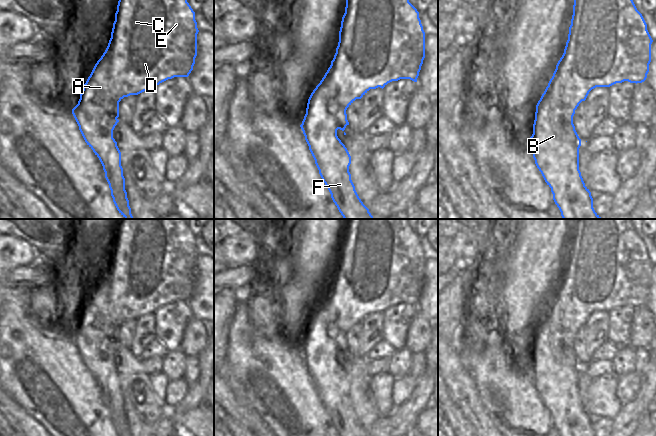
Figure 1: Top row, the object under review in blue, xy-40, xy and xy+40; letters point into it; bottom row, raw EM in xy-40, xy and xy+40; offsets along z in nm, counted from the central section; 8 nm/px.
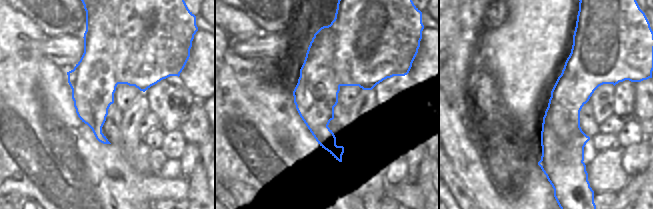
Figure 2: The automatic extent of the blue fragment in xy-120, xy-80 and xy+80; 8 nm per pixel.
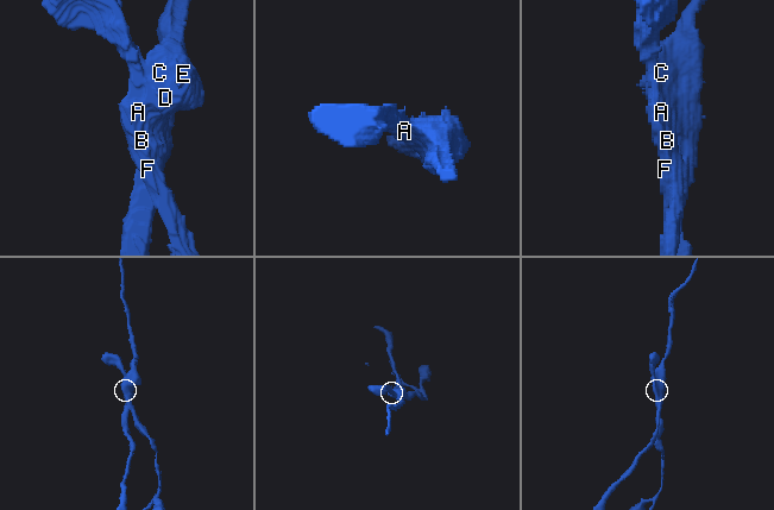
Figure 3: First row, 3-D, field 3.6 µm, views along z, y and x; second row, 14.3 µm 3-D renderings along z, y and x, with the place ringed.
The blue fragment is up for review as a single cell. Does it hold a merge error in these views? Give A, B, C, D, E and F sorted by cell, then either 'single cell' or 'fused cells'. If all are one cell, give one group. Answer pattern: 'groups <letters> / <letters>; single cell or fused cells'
groups A B F / C D E; fused cells

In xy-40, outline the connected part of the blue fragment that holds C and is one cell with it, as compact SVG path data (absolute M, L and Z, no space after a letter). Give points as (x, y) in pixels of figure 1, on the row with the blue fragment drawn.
M119 0L111 38L105 50L111 58L109 90L115 92L117 100L111 118L119 117L119 102L124 97L154 89L160 83L174 77L188 77L197 56L198 32L195 12L187 0Z

